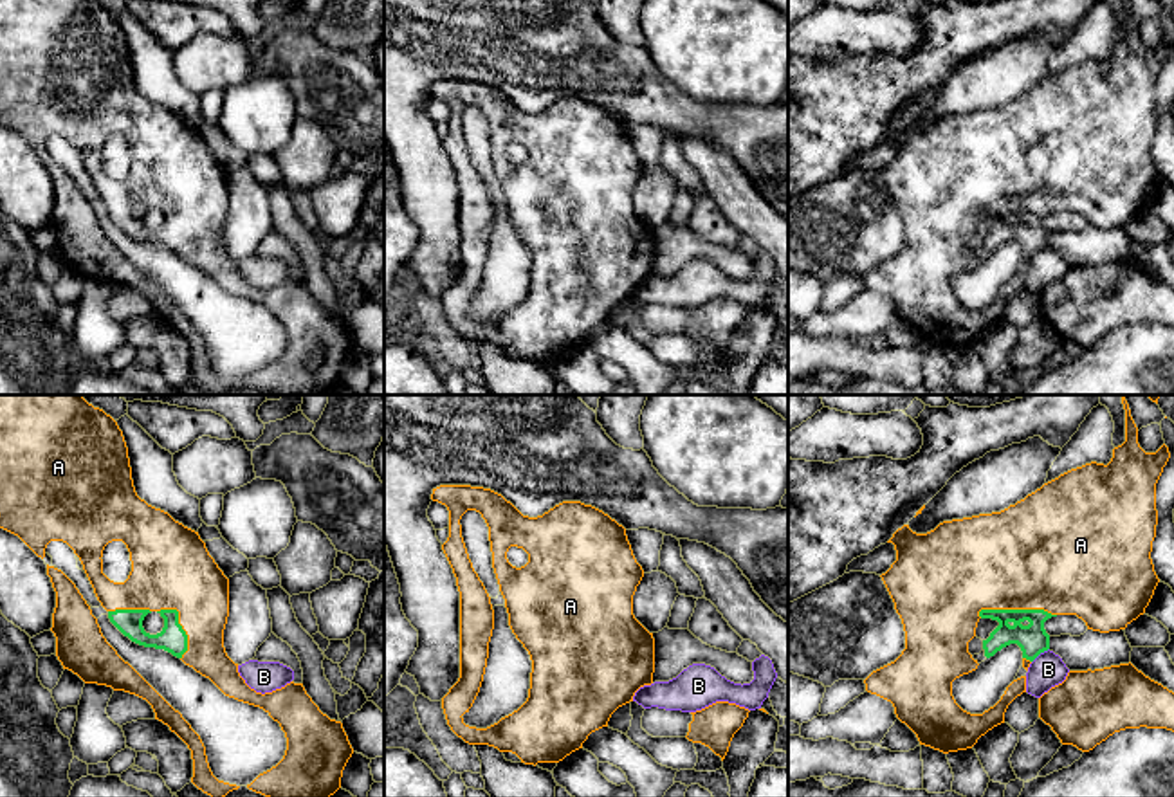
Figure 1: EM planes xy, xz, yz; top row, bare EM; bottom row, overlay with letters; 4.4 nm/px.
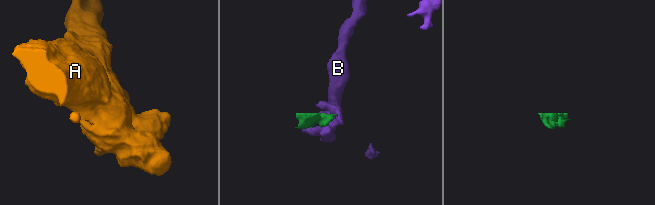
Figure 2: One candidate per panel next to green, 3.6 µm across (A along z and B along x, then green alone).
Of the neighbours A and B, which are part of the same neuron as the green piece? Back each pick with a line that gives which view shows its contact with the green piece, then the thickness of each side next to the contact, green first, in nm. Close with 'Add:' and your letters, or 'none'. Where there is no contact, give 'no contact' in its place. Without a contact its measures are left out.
A: yz | 140/480 nm
Add: A

